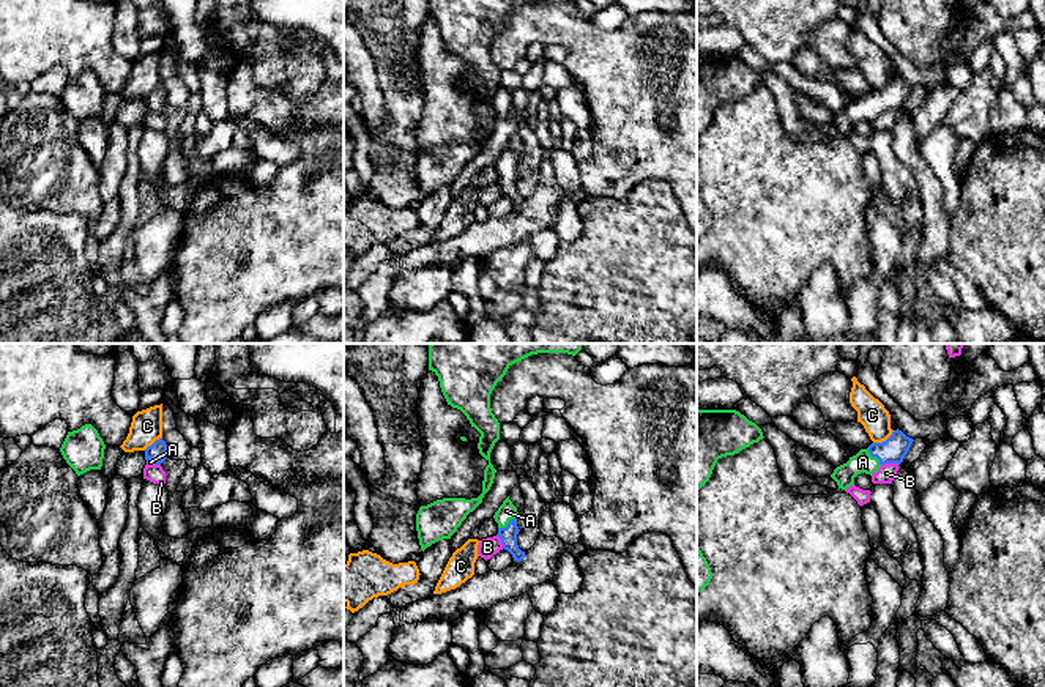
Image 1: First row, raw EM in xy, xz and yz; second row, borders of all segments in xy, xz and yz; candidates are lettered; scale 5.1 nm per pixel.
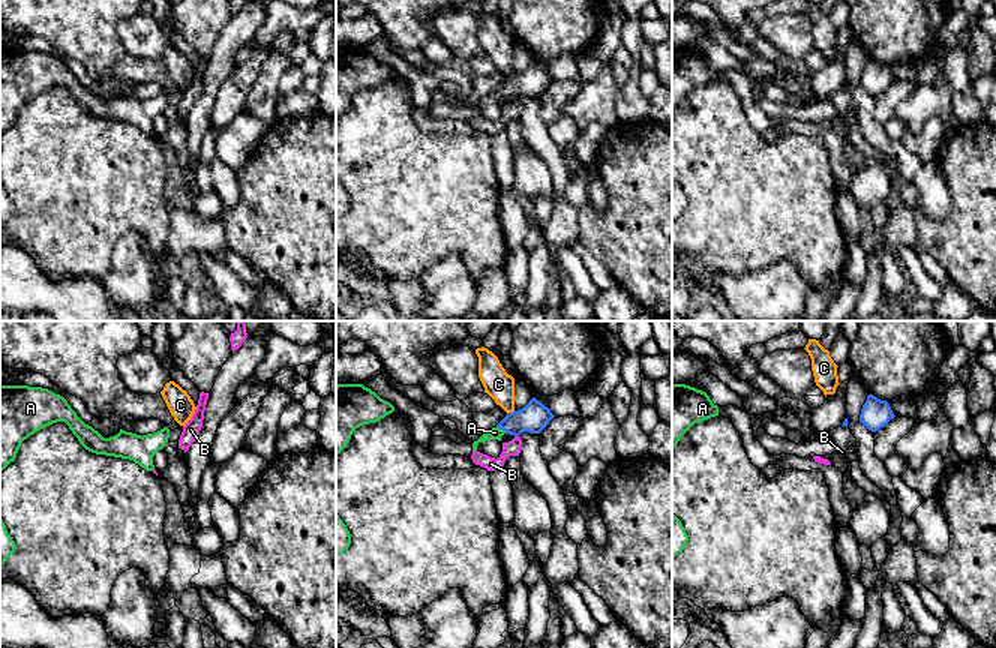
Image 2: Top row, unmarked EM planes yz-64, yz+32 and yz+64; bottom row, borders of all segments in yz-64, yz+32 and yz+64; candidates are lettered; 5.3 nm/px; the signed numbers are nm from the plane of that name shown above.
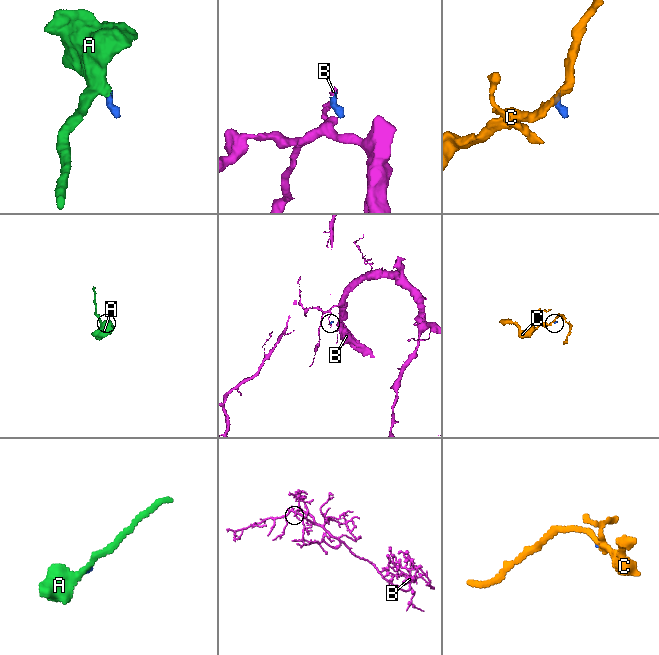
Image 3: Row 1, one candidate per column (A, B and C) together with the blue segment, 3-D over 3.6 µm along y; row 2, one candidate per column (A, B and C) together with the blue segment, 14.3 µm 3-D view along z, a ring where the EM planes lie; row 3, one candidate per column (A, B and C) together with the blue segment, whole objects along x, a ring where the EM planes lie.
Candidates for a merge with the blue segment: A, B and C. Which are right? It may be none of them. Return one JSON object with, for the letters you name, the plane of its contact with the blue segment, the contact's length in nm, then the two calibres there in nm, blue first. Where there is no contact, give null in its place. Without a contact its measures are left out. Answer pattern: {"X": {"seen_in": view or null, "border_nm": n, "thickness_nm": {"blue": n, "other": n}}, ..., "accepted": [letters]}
{"A": {"seen_in": "xz", "border_nm": 120, "thickness_nm": {"blue": 90, "other": 90}}, "accepted": ["A"]}

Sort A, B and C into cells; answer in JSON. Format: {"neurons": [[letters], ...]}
{"neurons": [["A"], ["B"], ["C"]]}

